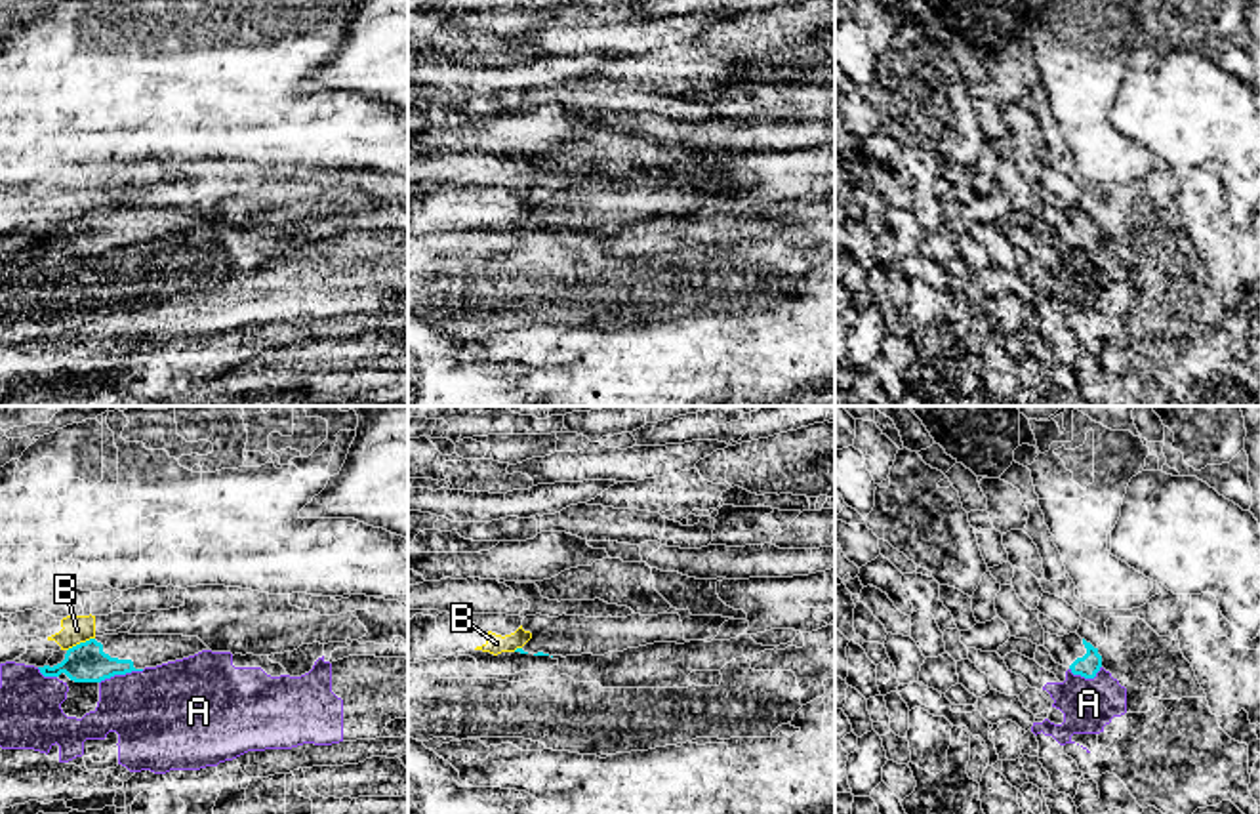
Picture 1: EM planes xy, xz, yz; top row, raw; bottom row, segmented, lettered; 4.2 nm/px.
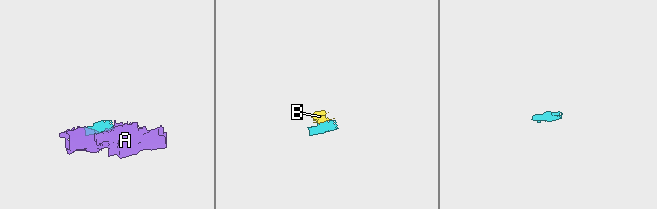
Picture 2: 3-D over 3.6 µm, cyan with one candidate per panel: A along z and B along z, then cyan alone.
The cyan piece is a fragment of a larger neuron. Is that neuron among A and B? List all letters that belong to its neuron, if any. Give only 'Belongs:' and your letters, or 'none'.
Belongs: none

